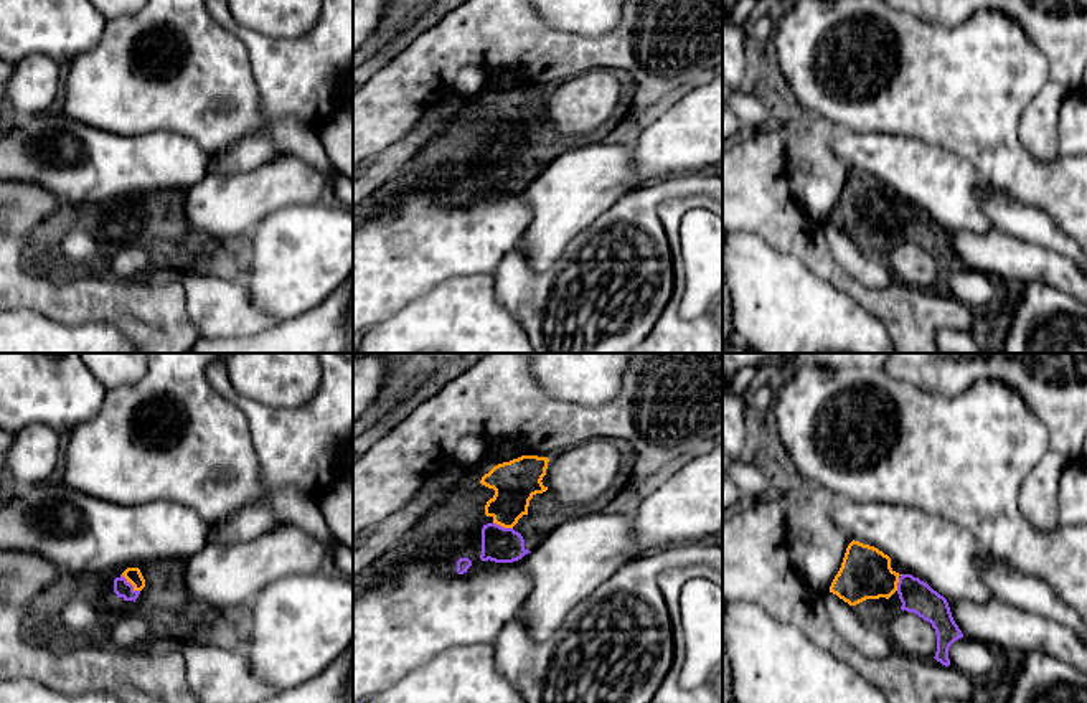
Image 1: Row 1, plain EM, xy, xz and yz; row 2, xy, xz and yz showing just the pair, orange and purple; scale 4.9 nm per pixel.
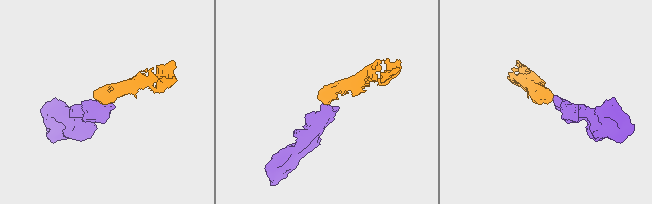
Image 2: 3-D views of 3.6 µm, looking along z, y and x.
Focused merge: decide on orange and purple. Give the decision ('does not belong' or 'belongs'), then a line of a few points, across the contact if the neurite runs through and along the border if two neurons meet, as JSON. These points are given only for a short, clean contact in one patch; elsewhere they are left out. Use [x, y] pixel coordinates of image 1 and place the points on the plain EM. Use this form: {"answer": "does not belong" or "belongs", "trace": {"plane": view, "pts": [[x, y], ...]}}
{"answer": "belongs", "trace": {"plane": "xy", "pts": [[132, 205], [131, 213], [124, 220]]}}

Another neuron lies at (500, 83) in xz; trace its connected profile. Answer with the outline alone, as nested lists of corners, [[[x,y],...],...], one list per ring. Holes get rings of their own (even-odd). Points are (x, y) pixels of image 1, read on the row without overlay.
[[[516,73],[488,74],[487,87],[482,92],[482,97],[485,101],[492,101],[495,96],[503,94],[503,92],[510,92],[510,91],[518,89],[521,86],[526,86],[526,83]]]

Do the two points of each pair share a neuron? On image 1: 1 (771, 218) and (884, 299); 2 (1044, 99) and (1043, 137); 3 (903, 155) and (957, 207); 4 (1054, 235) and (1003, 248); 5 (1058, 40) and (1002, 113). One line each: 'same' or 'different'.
1: same
2: same
3: same
4: different
5: different

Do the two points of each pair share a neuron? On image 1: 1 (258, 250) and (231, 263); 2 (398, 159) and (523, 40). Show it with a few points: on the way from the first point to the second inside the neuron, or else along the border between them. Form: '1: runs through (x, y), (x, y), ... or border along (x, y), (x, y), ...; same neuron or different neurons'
1: border along (241, 246), (244, 258), (243, 278); different neurons
2: border along (456, 93), (432, 104), (423, 114); different neurons

